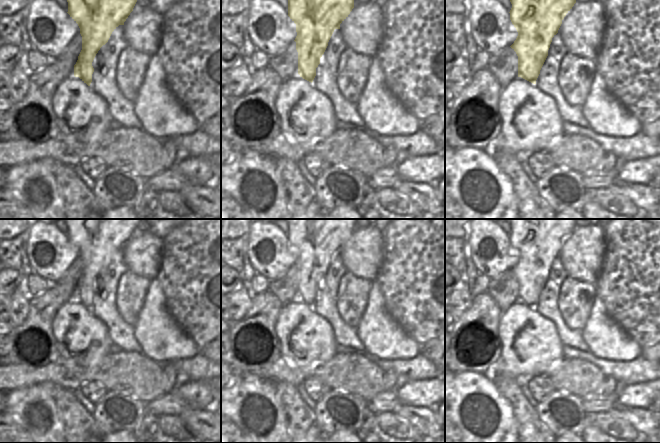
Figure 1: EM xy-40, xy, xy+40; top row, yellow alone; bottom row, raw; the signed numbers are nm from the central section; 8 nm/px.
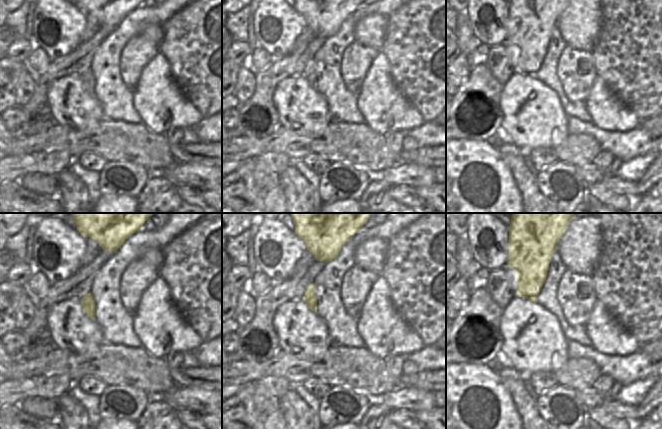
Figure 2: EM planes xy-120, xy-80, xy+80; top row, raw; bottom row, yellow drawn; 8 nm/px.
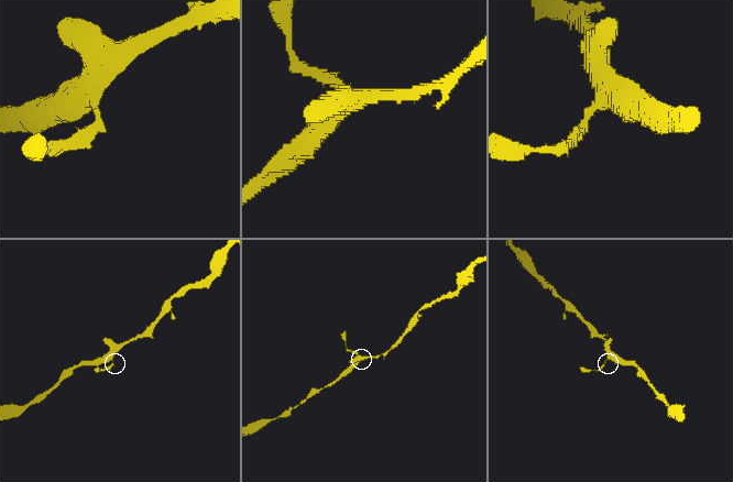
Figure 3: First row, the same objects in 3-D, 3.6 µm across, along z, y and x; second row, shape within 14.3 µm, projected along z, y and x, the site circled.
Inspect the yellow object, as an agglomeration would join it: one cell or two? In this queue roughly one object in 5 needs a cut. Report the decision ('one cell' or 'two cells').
one cell

